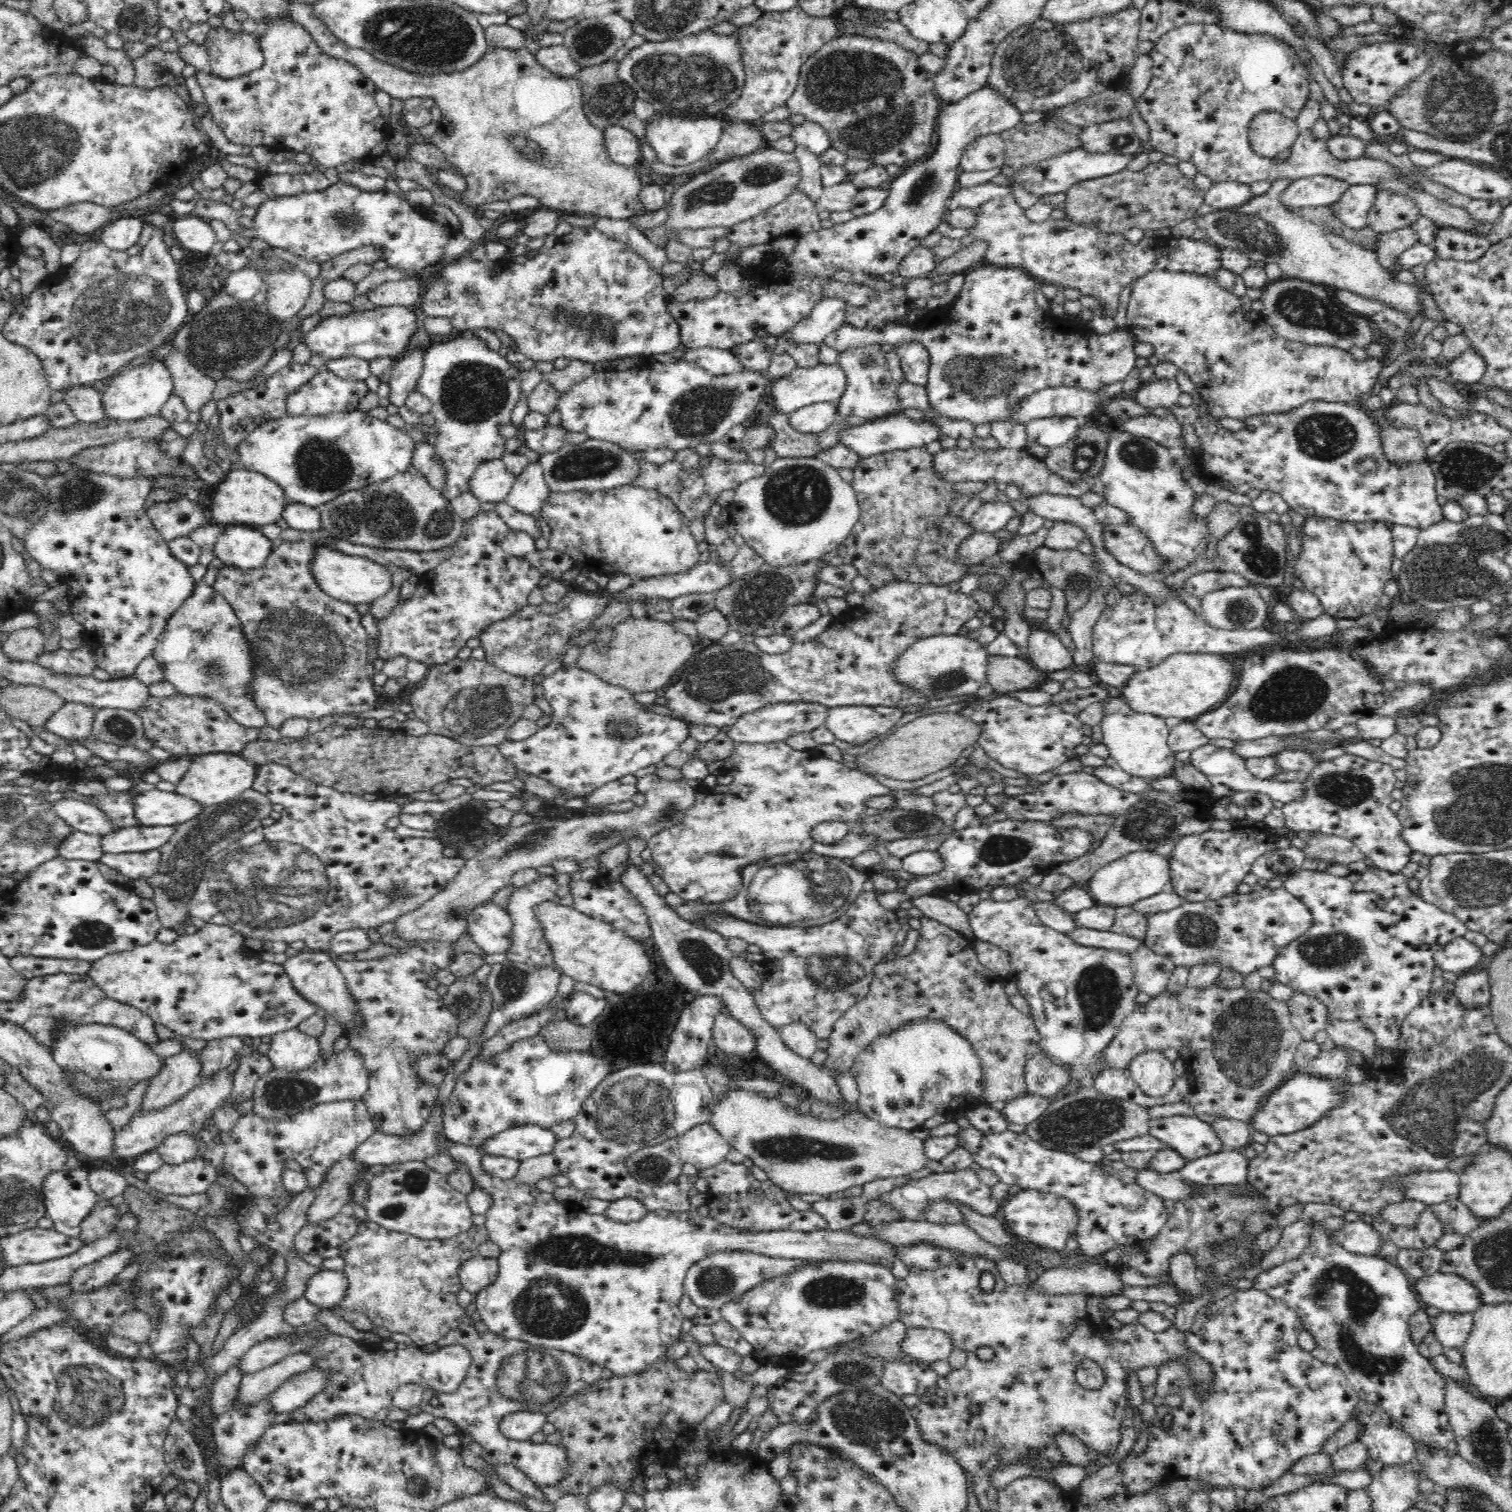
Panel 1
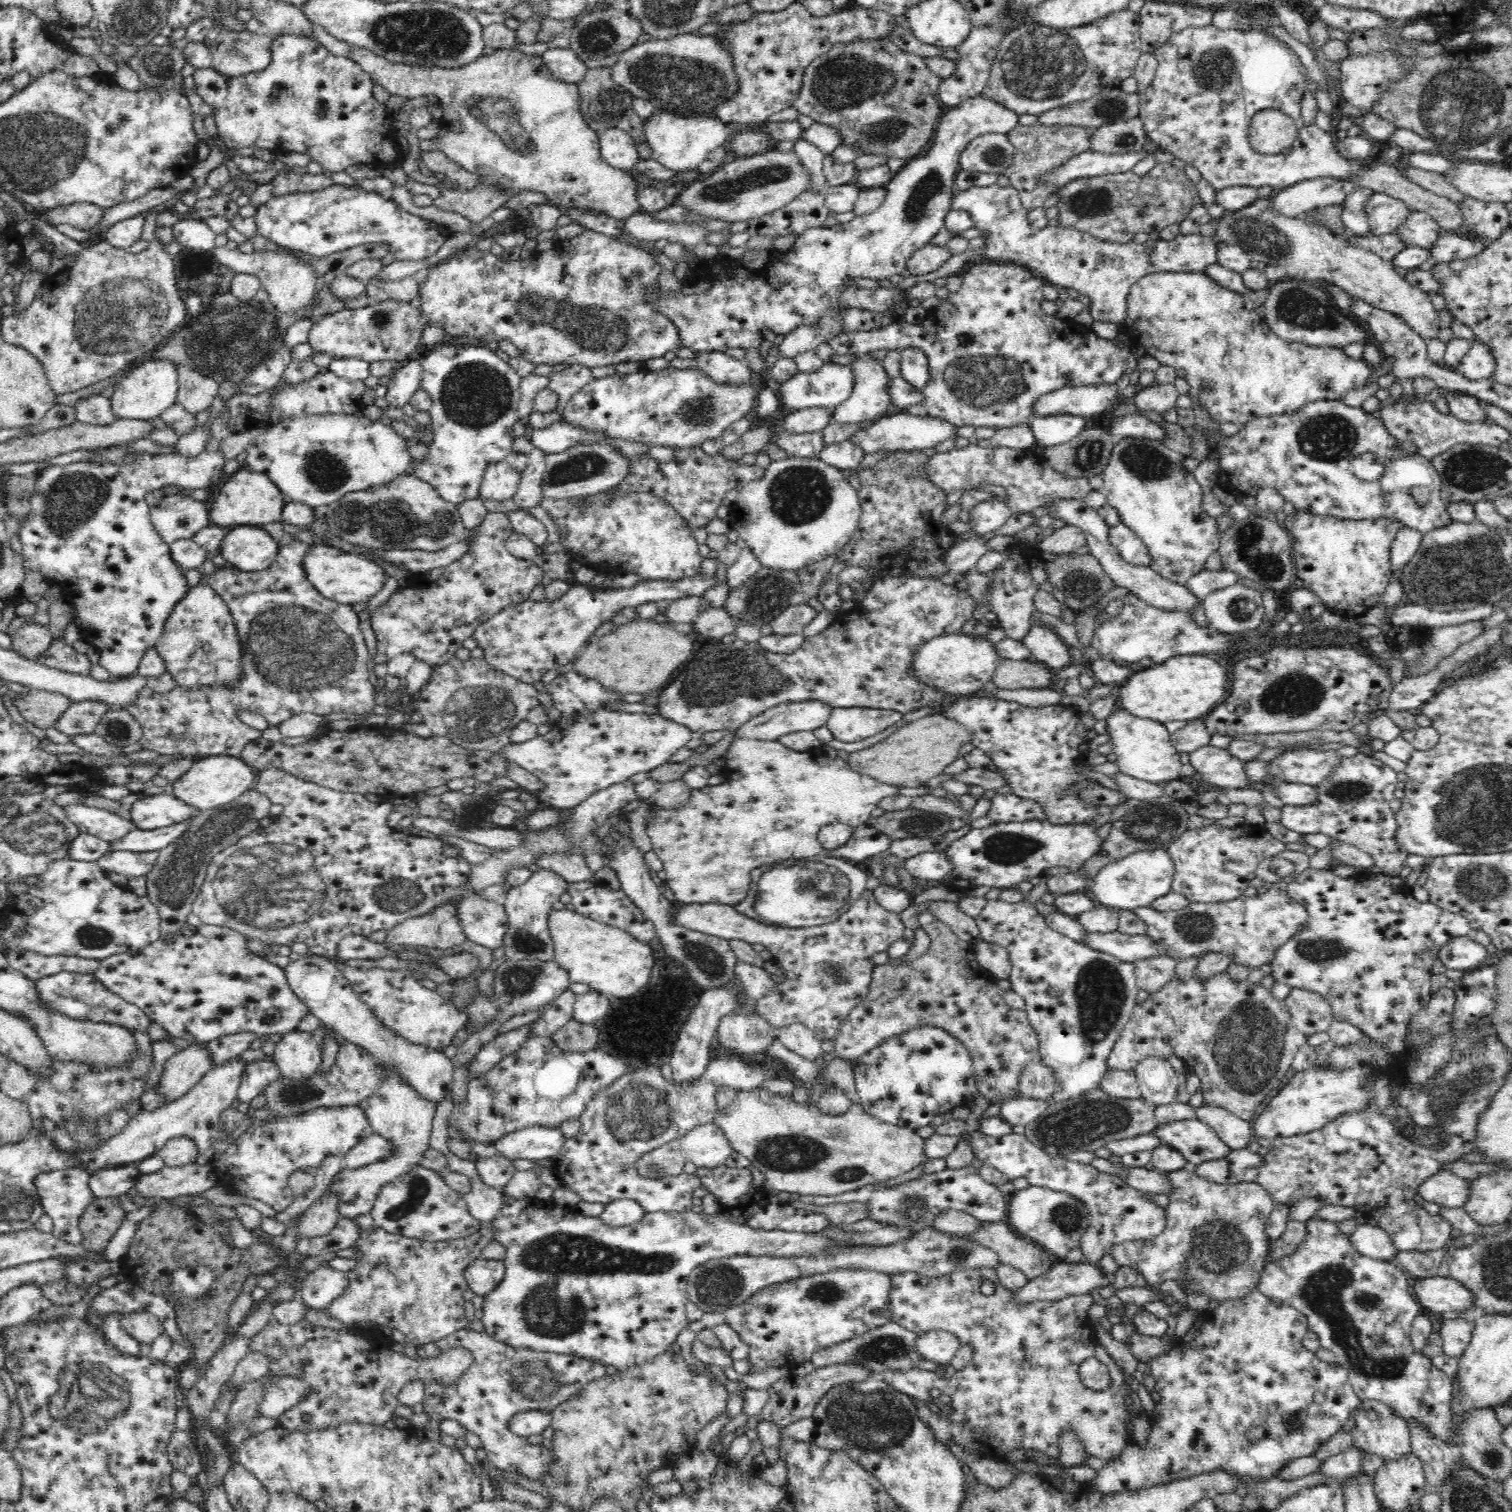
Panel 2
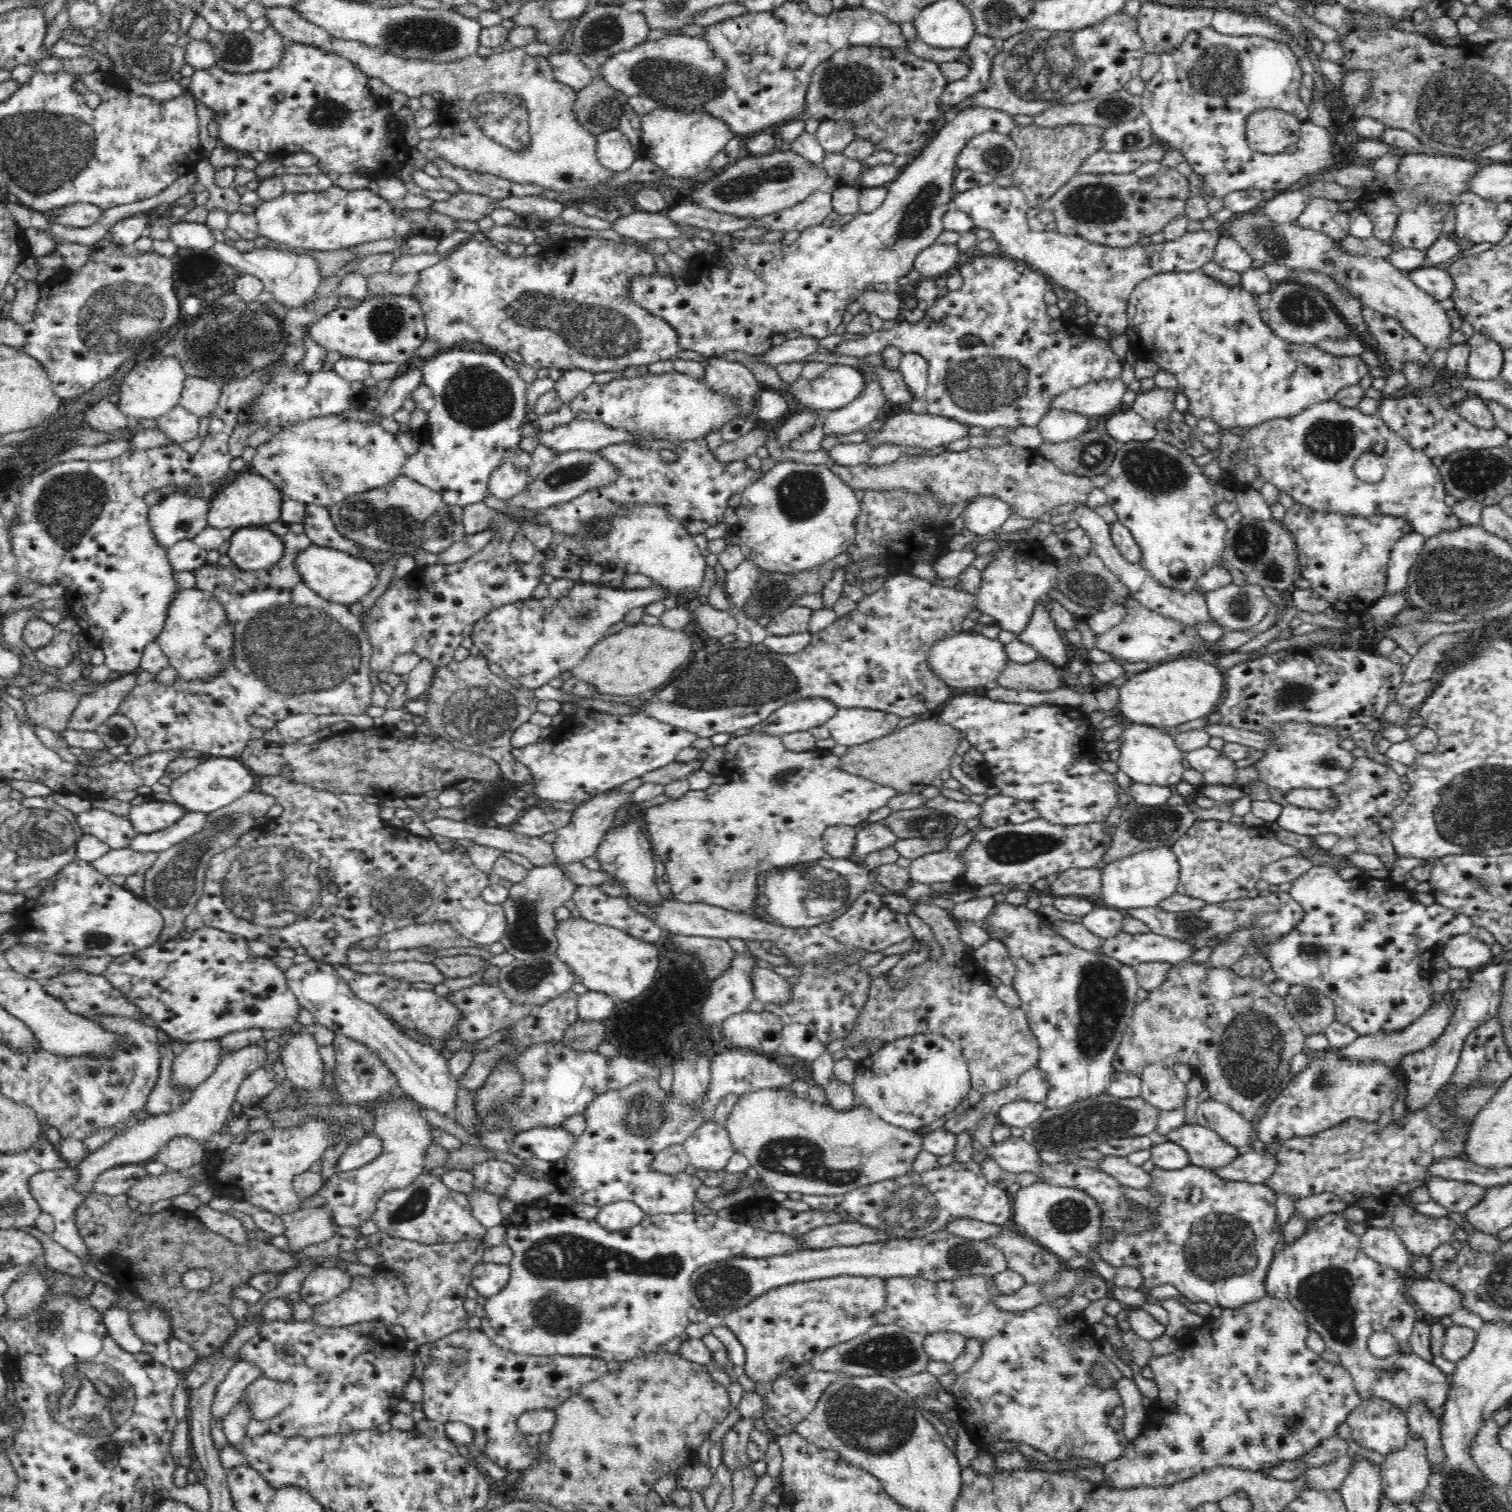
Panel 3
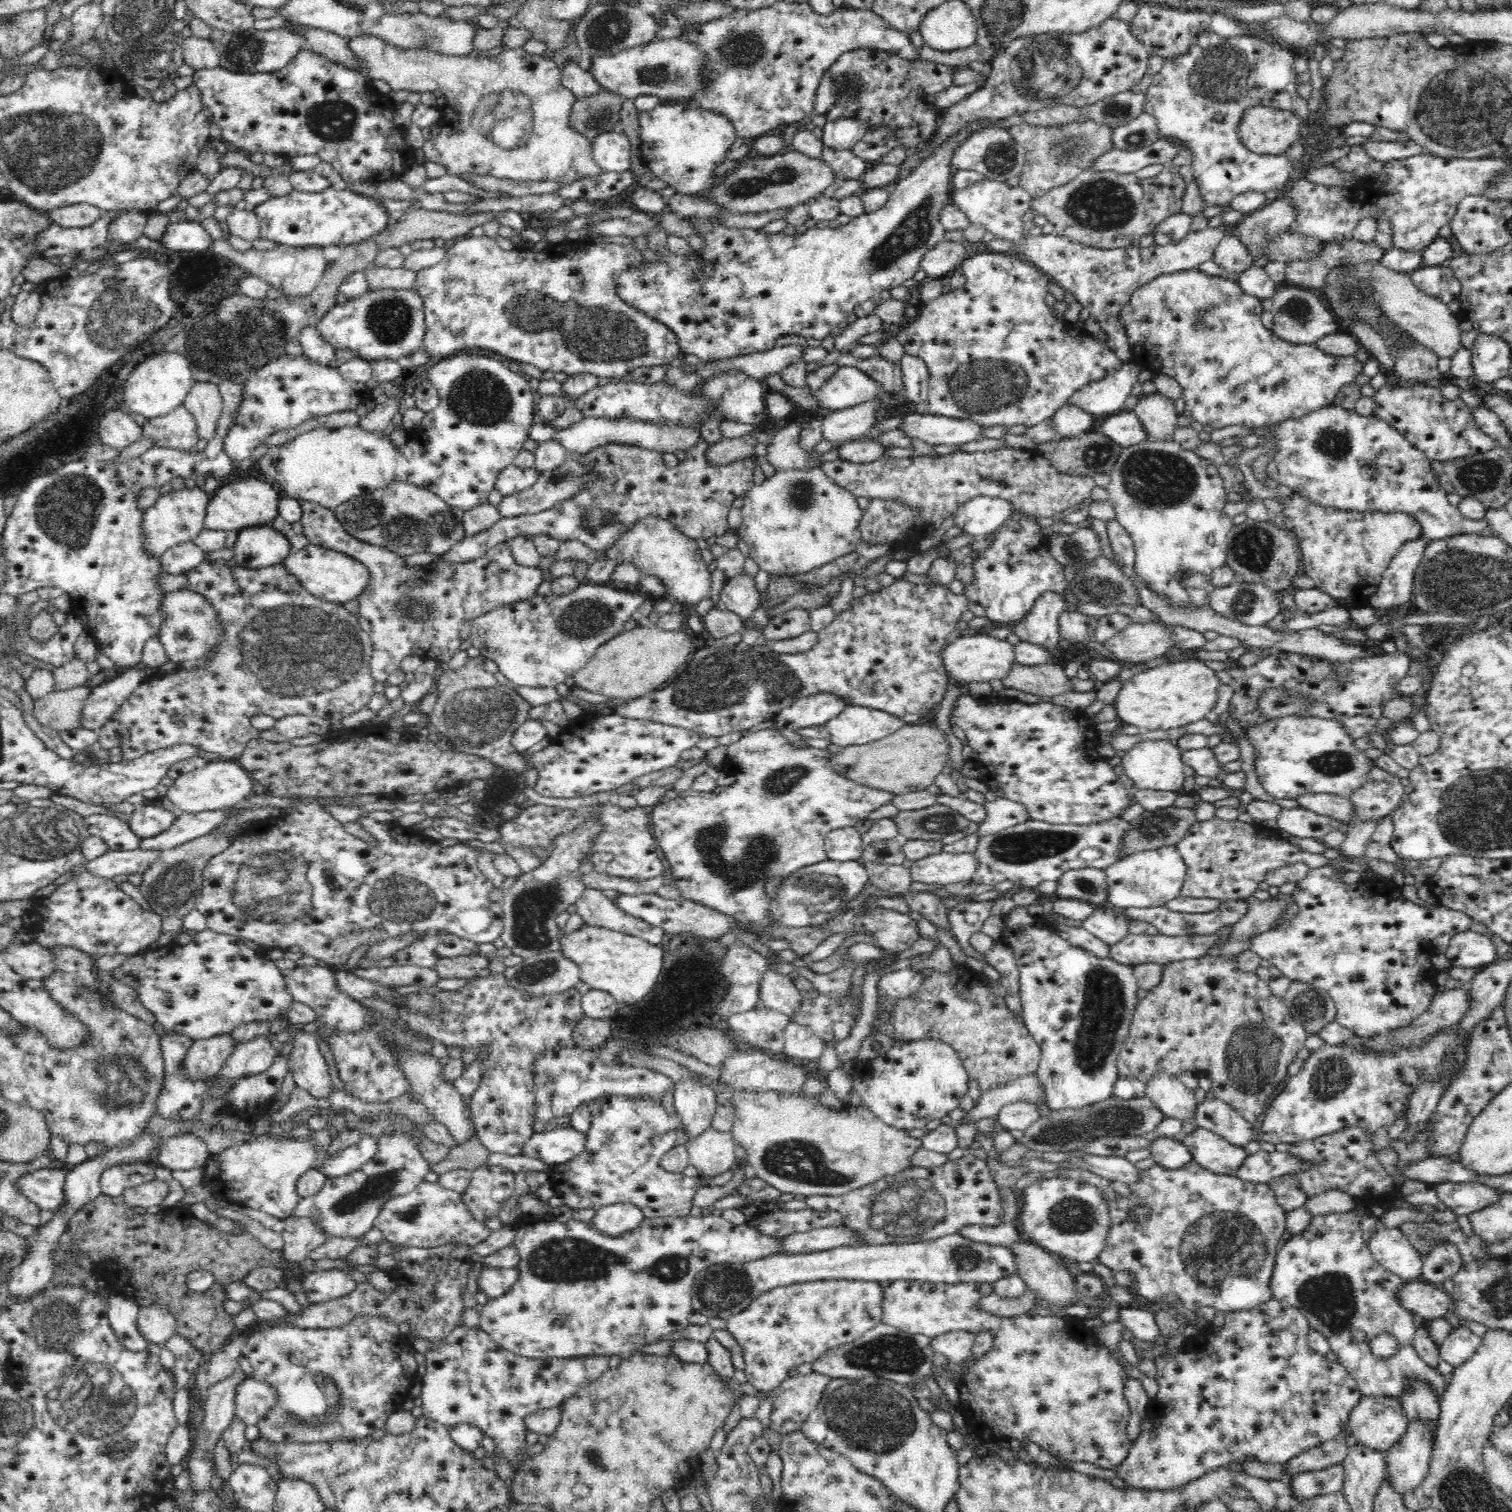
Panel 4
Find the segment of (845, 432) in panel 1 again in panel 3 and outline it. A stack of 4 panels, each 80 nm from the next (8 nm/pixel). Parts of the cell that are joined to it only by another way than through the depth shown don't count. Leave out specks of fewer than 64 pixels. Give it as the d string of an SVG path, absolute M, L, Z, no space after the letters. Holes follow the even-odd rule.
M911 412L893 414L887 416L877 431L866 429L866 440L864 443L870 449L876 449L883 444L894 444L902 450L906 448L930 449L949 445L950 443L968 437L970 426L960 424L953 419L934 416L931 414L917 414Z

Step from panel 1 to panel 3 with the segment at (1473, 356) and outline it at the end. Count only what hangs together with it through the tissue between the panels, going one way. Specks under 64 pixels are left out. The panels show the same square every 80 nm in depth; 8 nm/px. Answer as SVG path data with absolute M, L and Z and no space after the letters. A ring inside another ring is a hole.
M1474 331L1469 343L1471 351L1465 370L1468 376L1482 380L1498 378L1501 369L1501 349L1496 342Z

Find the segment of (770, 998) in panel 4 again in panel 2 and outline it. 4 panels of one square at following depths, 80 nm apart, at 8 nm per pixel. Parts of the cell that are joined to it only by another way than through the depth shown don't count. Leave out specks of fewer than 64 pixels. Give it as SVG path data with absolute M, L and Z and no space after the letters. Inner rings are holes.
M737 960L735 966L735 979L743 987L746 996L753 1001L758 1001L764 994L776 988L776 983L771 978L771 974L764 968L746 964L742 960Z

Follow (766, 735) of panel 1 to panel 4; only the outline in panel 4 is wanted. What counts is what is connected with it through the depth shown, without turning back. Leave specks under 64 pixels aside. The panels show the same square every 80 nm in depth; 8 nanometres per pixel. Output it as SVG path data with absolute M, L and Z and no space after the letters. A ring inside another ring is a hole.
M833 694L800 697L776 714L772 728L800 732L810 726L825 726L844 709L845 702Z

